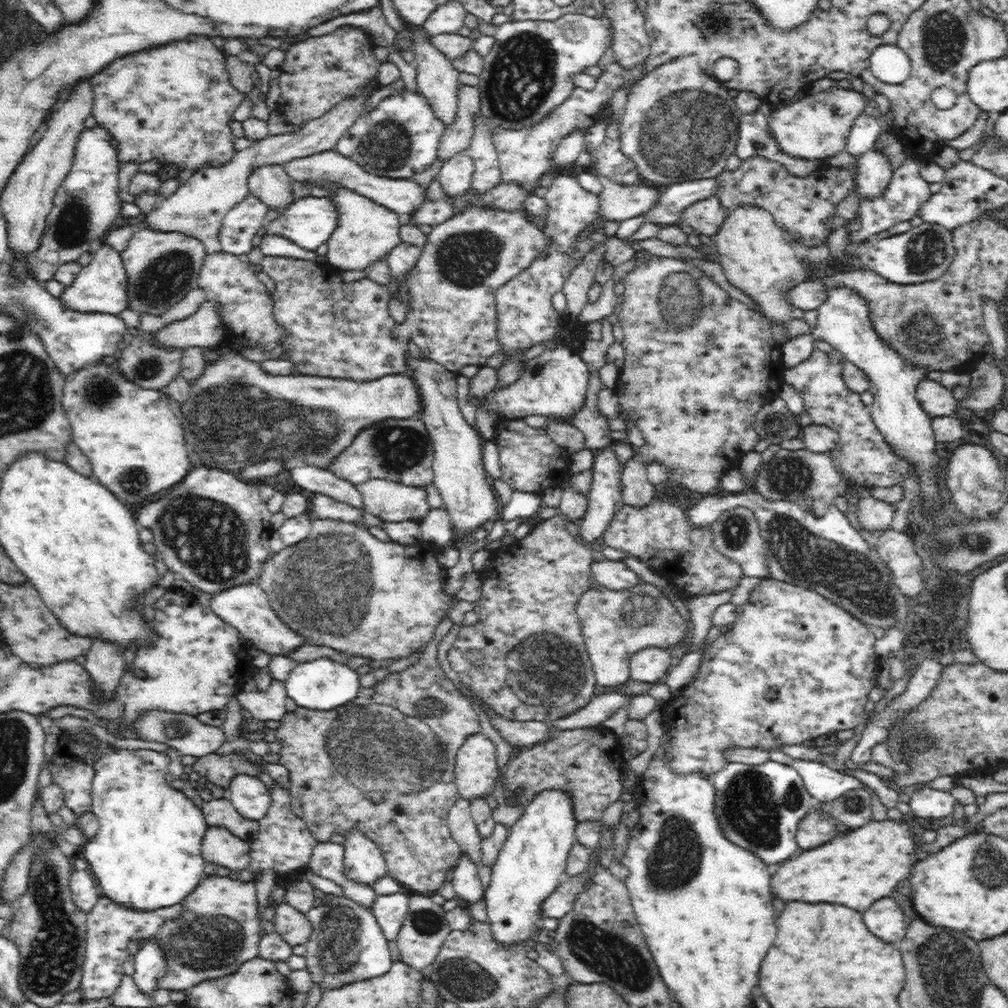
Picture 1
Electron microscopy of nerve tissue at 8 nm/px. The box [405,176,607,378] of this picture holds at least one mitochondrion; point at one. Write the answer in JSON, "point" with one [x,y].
{"point":[466,260]}

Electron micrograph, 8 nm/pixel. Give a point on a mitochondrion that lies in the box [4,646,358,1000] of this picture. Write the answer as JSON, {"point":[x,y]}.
{"point":[50,964]}

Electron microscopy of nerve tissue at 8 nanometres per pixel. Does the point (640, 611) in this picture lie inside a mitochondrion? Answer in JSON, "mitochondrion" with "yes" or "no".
{"mitochondrion":"yes"}

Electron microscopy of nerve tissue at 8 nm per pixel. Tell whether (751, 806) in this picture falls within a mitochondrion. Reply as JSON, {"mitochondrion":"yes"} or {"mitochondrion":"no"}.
{"mitochondrion":"yes"}

